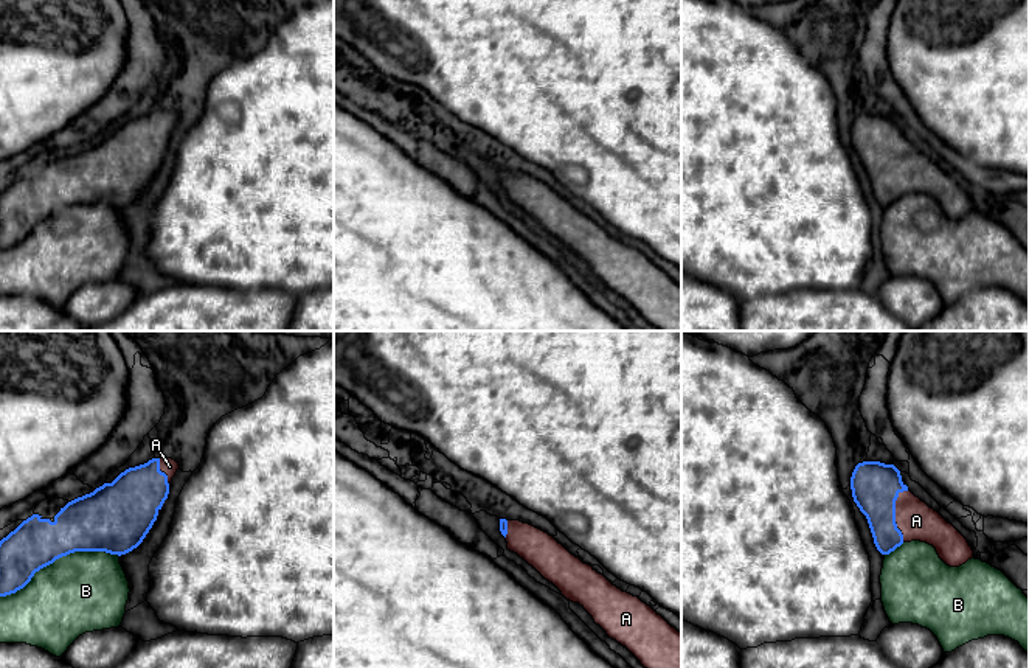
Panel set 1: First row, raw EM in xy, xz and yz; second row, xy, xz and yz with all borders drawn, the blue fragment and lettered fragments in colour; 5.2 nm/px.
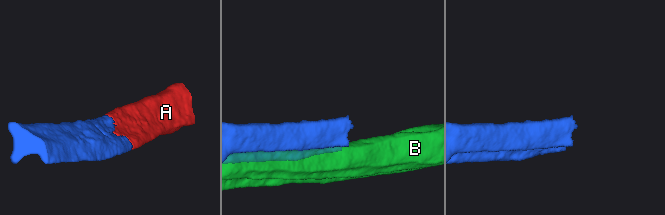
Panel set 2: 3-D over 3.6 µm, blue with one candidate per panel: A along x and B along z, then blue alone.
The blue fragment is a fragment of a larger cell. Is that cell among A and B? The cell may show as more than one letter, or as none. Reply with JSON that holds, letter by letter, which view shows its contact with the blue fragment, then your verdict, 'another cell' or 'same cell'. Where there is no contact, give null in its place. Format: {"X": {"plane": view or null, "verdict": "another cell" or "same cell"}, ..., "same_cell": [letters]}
{"A": {"plane": "yz", "verdict": "same cell"}, "B": {"plane": "xy", "verdict": "another cell"}, "same_cell": ["A"]}

